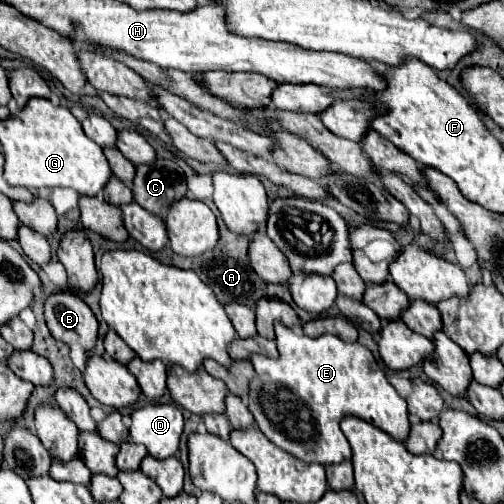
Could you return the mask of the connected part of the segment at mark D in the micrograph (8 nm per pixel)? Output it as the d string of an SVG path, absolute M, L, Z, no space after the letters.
M147 405L131 413L129 441L147 447L151 457L165 459L179 451L183 415L175 405Z

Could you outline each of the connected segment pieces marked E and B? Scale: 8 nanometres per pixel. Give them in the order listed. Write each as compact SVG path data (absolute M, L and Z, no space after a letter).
M277 323L275 325L275 343L279 357L271 359L265 355L251 355L249 361L253 363L255 377L249 381L249 399L247 407L255 417L257 427L263 431L263 435L273 441L277 447L285 449L287 453L295 455L297 459L303 459L307 463L341 463L351 459L351 447L339 429L339 421L345 415L357 415L385 433L389 433L397 441L405 441L409 433L409 413L407 403L399 393L391 387L385 373L379 369L373 353L359 345L359 343L345 343L337 335L325 333L321 337L307 337L297 335L293 329Z
M71 291L49 295L45 301L45 321L53 337L63 343L79 343L85 349L97 343L99 323L87 303Z

